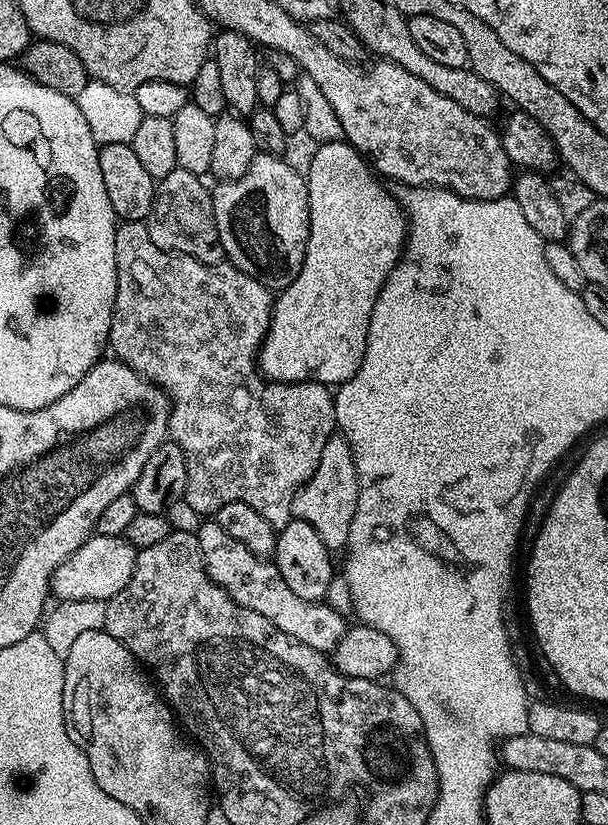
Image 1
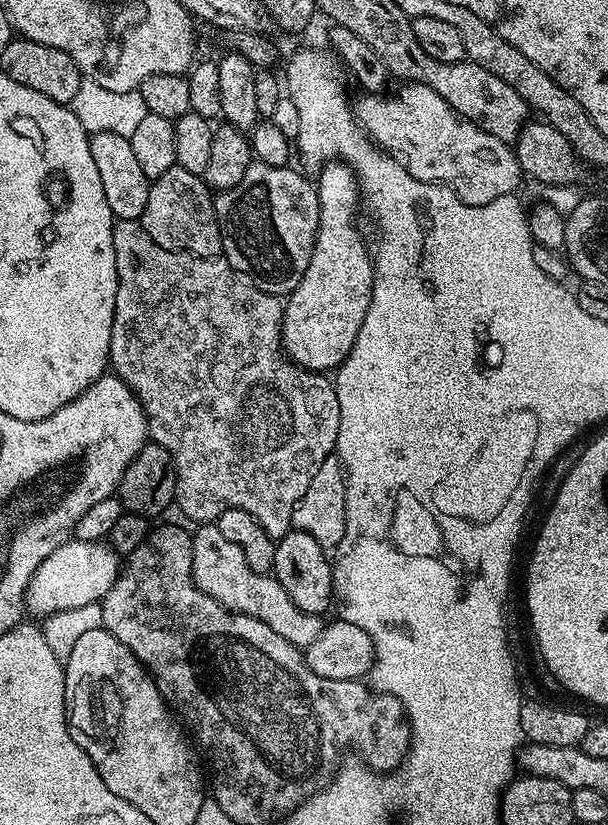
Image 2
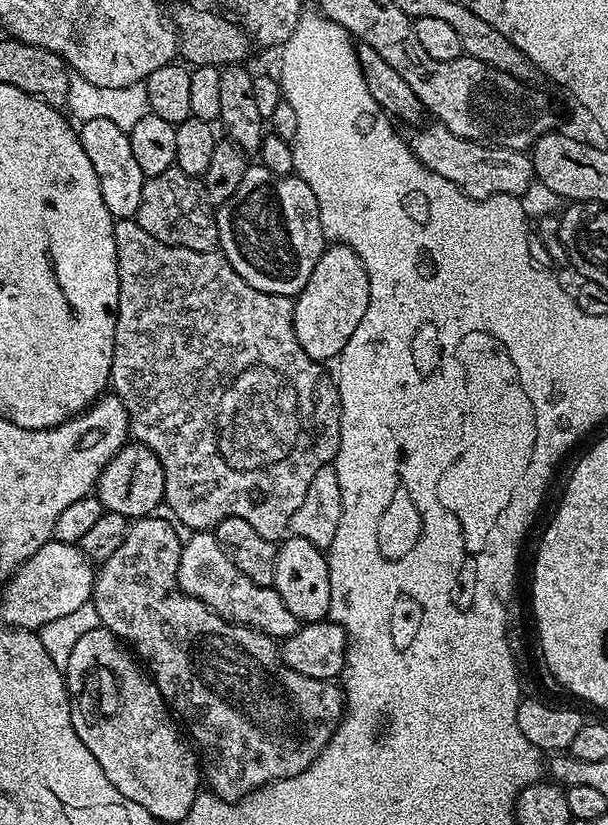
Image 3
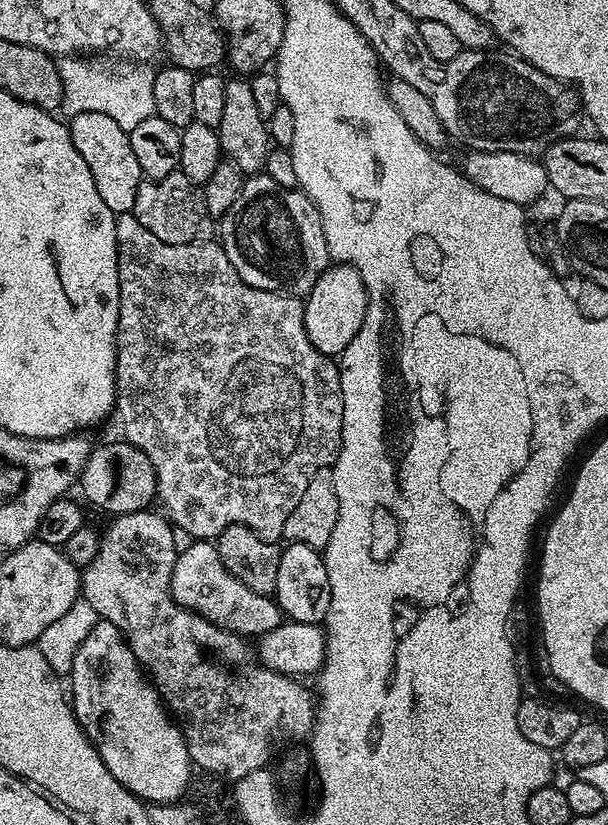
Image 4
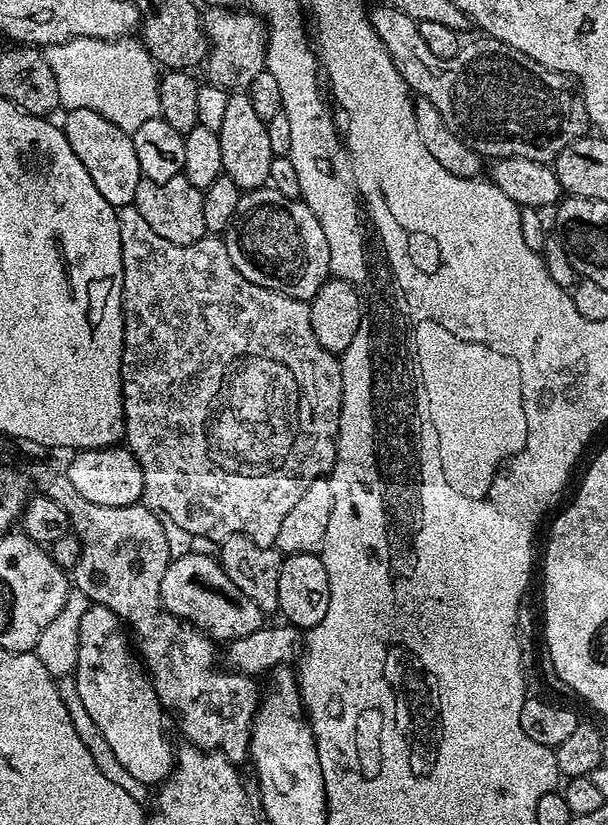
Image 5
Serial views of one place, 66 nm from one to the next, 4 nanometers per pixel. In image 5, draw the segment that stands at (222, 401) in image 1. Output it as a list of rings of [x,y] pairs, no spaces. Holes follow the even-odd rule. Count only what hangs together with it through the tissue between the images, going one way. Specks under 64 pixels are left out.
[[[135,206],[119,209],[116,217],[124,271],[124,349],[120,367],[124,395],[124,440],[128,451],[138,458],[142,466],[143,503],[169,525],[177,524],[192,536],[201,536],[213,542],[225,540],[228,536],[245,536],[250,538],[250,542],[258,542],[258,546],[273,547],[282,521],[298,503],[298,498],[302,498],[306,486],[327,477],[336,465],[336,436],[340,433],[342,402],[342,370],[337,353],[326,350],[322,342],[314,338],[309,305],[242,278],[234,262],[230,262],[230,254],[219,235],[206,234],[193,244],[175,244],[166,242],[166,238],[158,238]]]

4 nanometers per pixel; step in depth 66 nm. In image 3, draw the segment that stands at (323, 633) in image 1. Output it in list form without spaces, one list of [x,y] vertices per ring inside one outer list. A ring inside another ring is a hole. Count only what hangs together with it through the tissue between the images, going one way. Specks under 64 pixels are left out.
[[[196,530],[189,536],[192,537],[189,540],[187,537],[183,541],[178,562],[178,582],[181,592],[190,594],[190,598],[198,598],[198,602],[202,602],[210,610],[217,612],[224,620],[229,620],[231,624],[241,624],[247,628],[253,628],[272,637],[277,642],[283,642],[285,638],[292,636],[299,630],[301,621],[296,620],[294,614],[290,614],[290,609],[286,607],[286,602],[282,602],[275,587],[267,588],[266,586],[258,586],[258,582],[250,582],[250,578],[246,578],[246,574],[242,574],[242,570],[238,570],[238,566],[234,566],[234,562],[230,562],[226,550],[222,550],[222,546],[218,542],[215,531]]]

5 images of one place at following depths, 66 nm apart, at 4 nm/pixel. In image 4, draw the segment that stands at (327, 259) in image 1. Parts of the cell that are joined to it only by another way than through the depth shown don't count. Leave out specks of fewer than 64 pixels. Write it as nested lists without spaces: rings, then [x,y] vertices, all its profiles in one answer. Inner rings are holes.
[[[333,263],[324,269],[304,300],[304,329],[312,345],[323,356],[336,358],[346,350],[346,346],[350,346],[354,334],[358,334],[366,318],[367,309],[366,286],[358,270],[354,270],[348,264]]]

